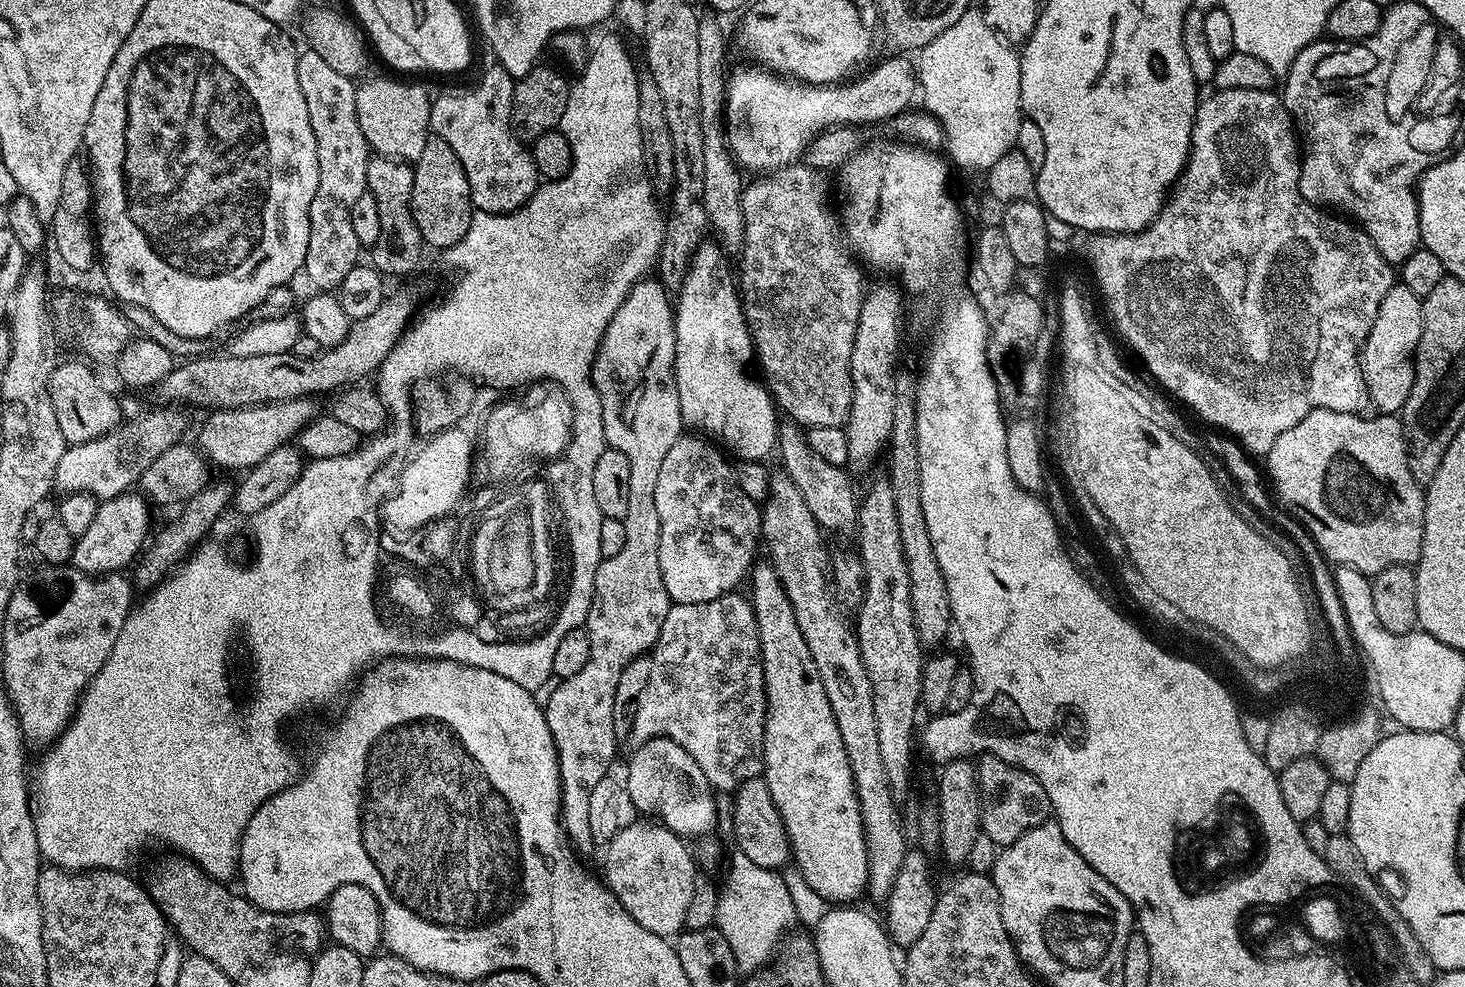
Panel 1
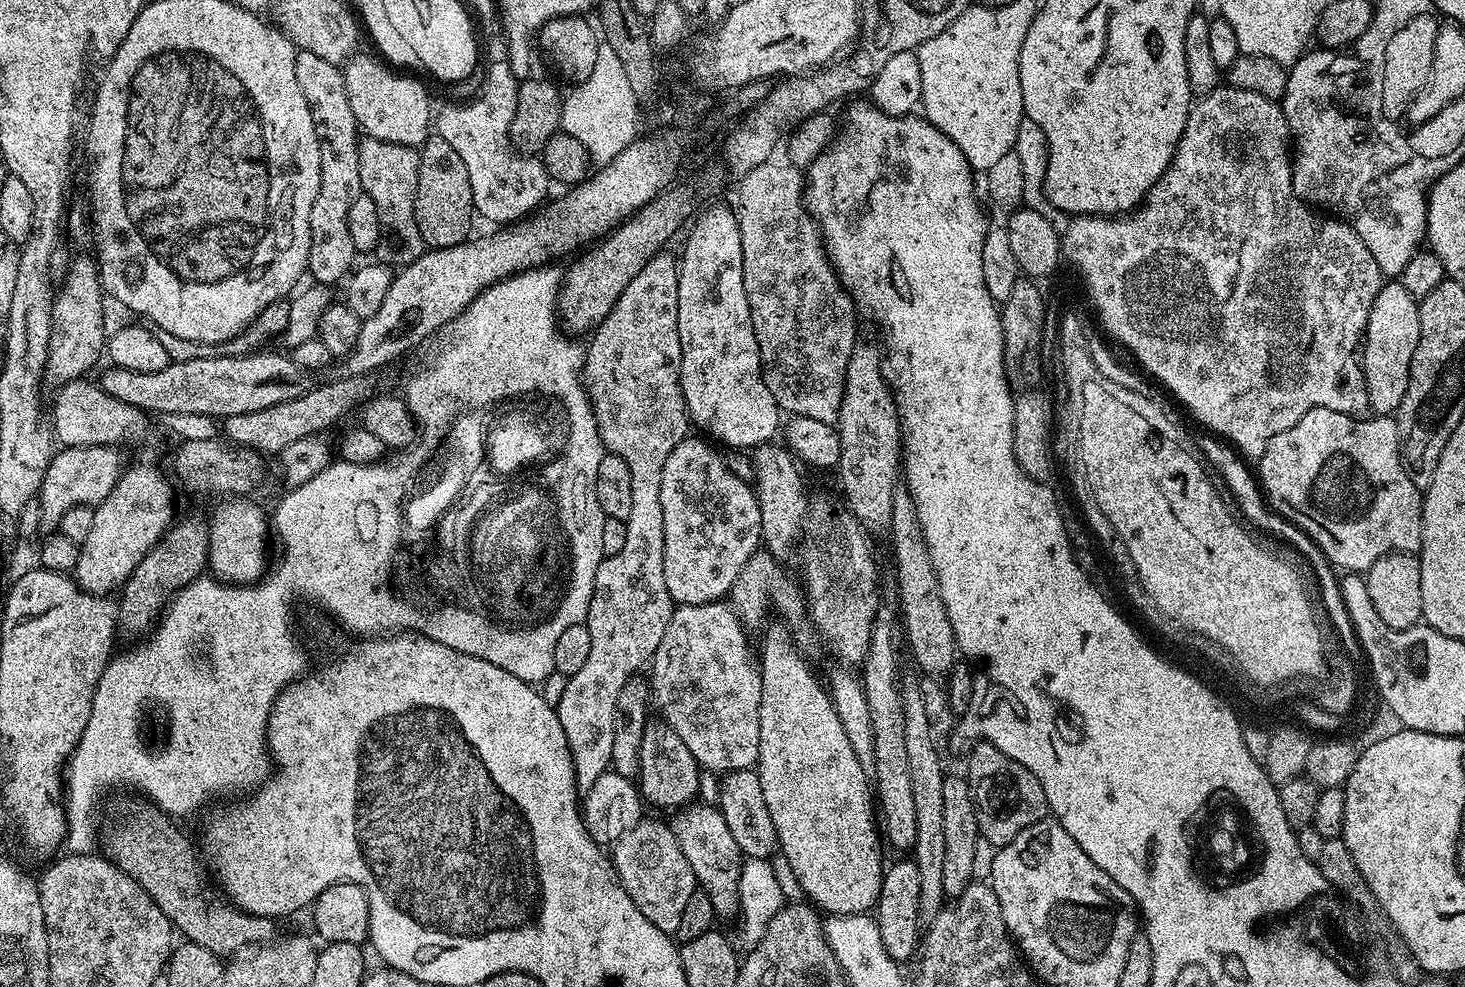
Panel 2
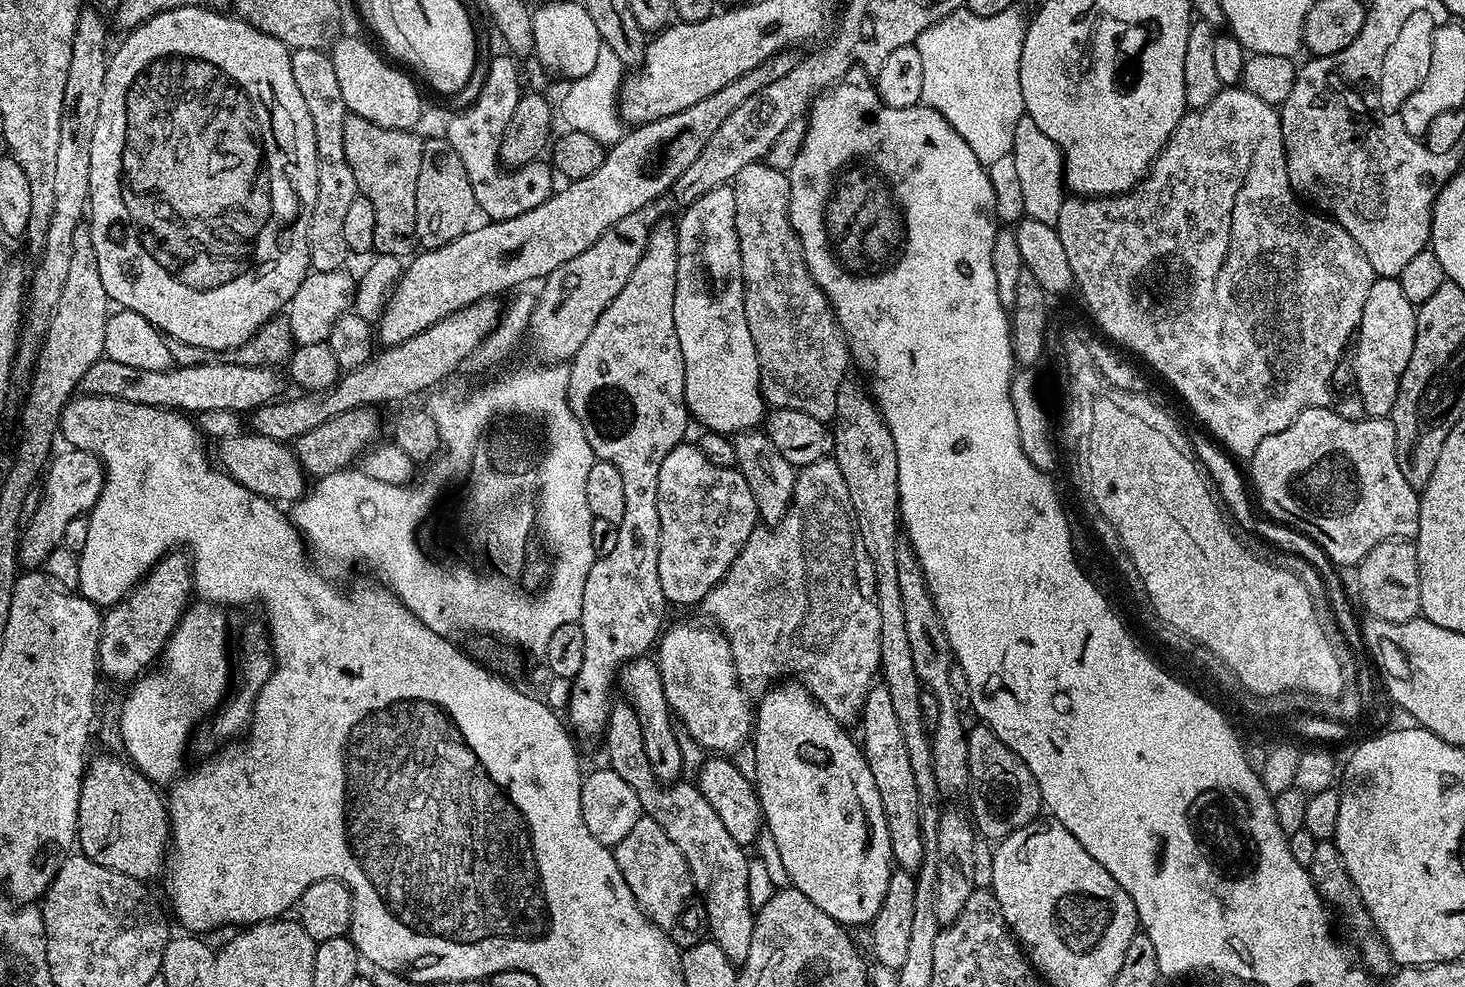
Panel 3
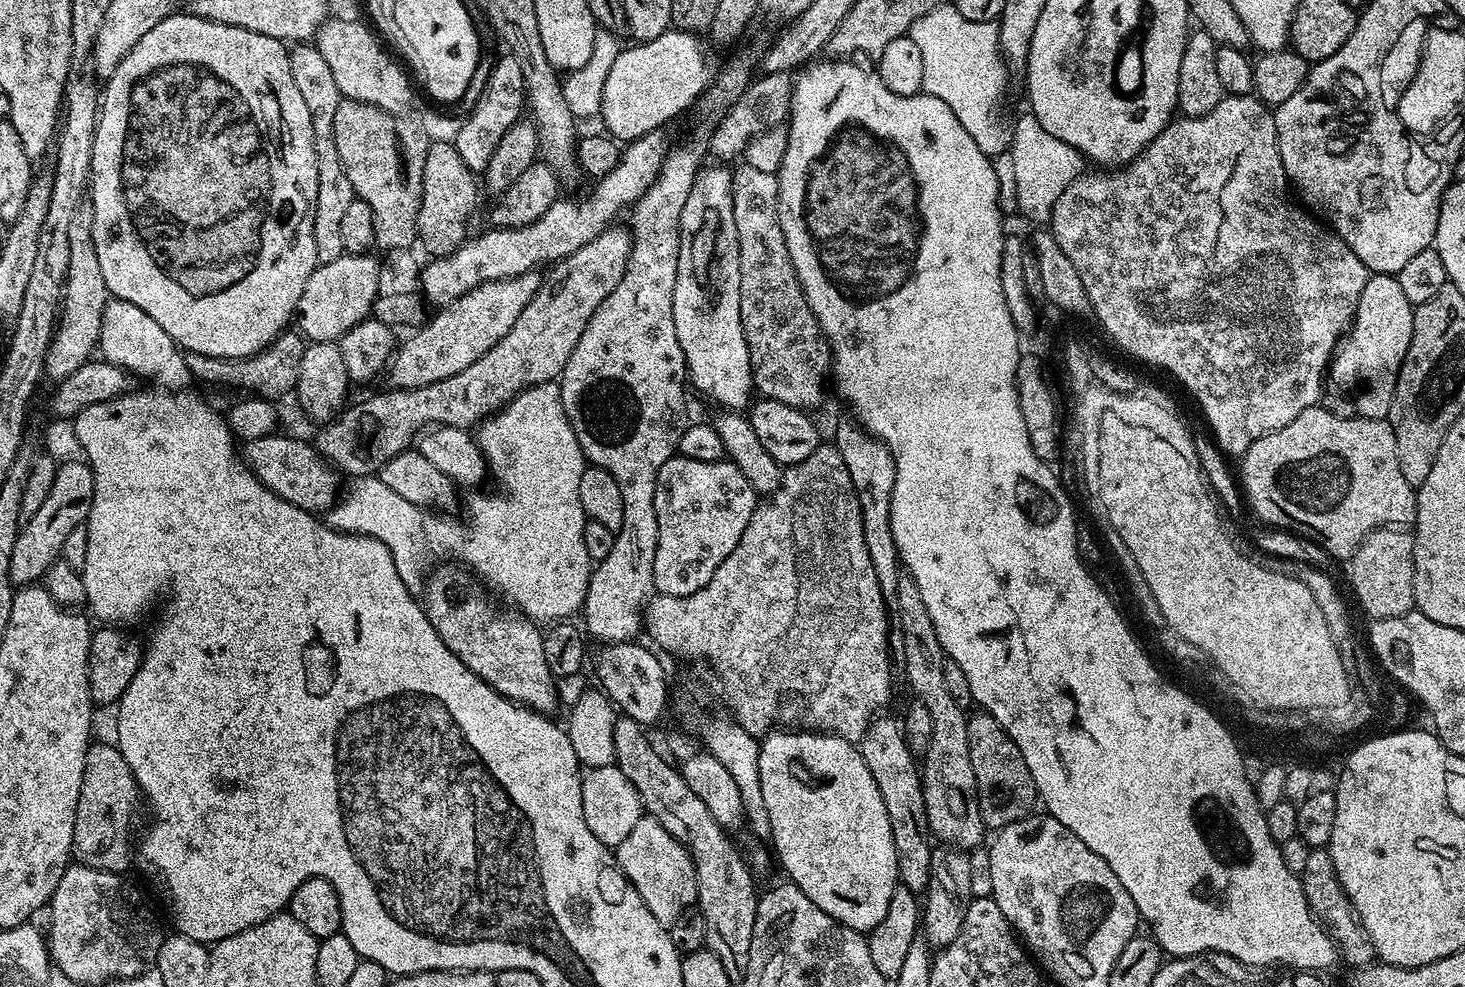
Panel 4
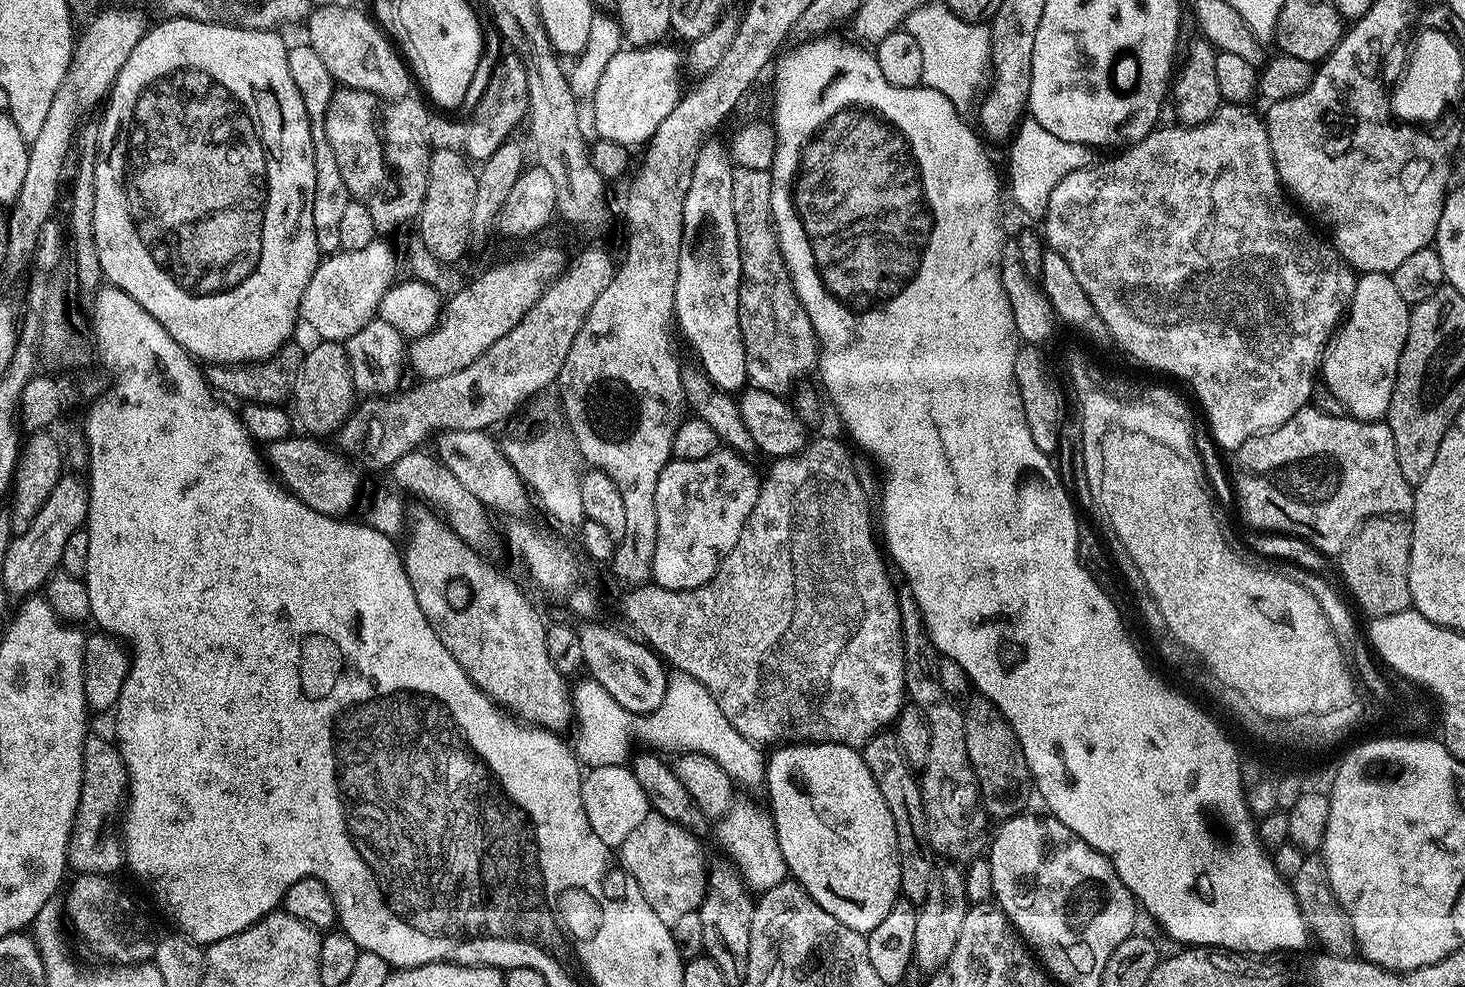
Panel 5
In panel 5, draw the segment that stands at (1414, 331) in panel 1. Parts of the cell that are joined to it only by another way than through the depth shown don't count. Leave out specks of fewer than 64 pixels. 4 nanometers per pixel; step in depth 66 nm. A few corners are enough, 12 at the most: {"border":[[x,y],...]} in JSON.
{"border":[[1357,275],[1322,357],[1352,419],[1387,417],[1410,305]]}

